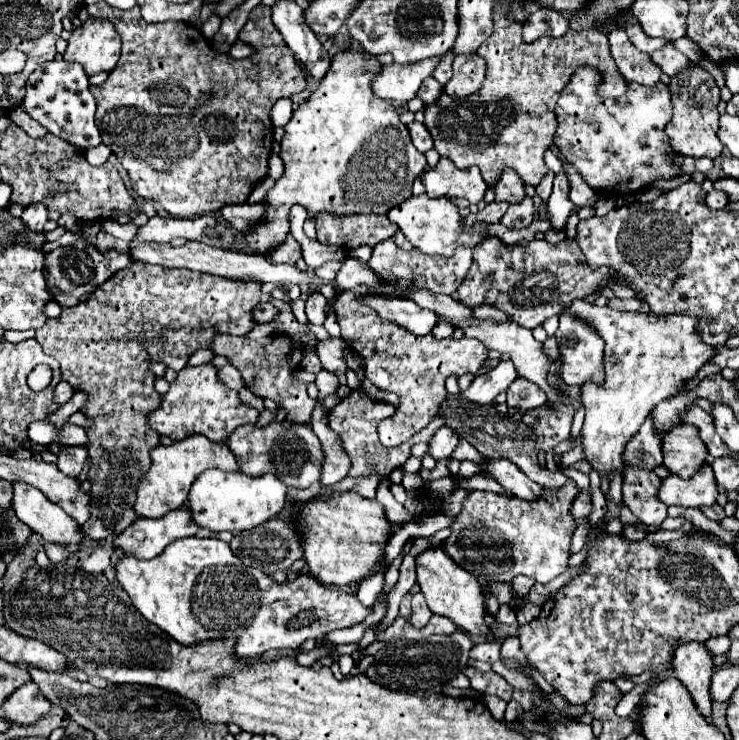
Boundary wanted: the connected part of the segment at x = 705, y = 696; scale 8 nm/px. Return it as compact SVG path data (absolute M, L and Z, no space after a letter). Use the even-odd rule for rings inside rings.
M684 643L676 649L672 667L676 677L690 691L696 709L706 721L712 721L712 699L710 699L710 677L712 677L712 655L704 643Z

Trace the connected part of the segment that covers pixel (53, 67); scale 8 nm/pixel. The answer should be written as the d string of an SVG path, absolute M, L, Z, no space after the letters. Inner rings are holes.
M52 59L50 63L44 63L40 69L36 69L26 83L26 97L22 101L22 107L34 121L42 123L50 133L62 137L64 141L80 149L98 145L102 141L100 131L94 123L96 99L90 93L88 75L78 63L66 59Z

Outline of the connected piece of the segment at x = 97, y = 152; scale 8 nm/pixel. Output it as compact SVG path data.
M101 143L97 147L87 149L85 157L90 165L100 166L107 161L111 153L110 148Z

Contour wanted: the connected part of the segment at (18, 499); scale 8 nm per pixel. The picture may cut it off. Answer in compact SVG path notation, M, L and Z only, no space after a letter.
M12 483L12 509L18 519L32 527L50 543L60 545L78 545L82 543L78 523L68 517L58 505L50 503L36 487L28 483Z

